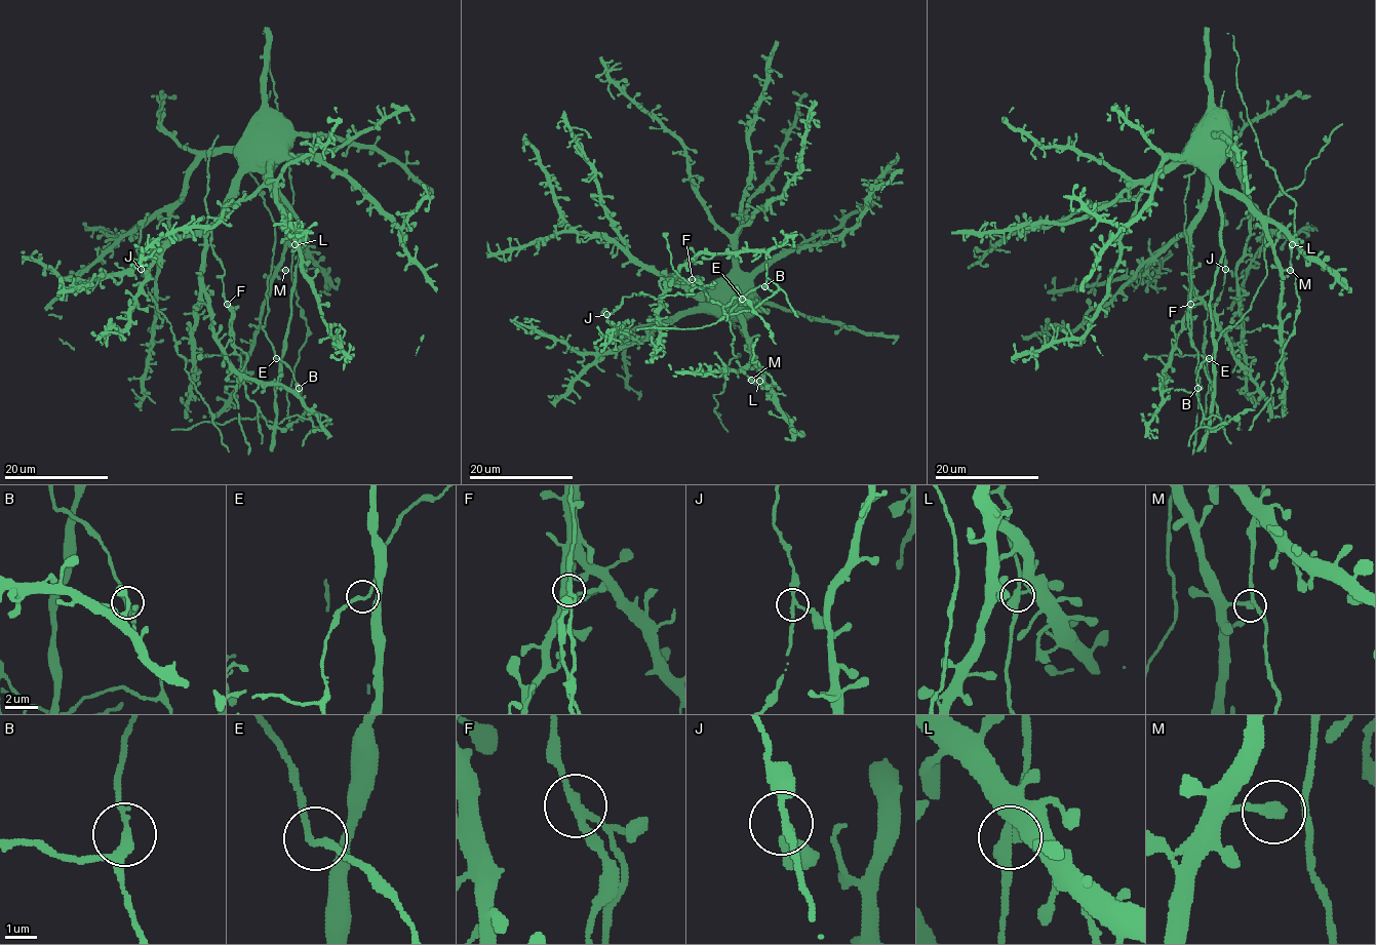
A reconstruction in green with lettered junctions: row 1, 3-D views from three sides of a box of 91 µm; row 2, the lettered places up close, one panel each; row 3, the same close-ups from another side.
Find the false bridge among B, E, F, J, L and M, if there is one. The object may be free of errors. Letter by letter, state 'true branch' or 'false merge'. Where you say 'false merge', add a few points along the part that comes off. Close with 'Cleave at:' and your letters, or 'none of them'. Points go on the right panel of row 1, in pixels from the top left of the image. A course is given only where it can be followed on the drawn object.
B: true branch
E: true branch
F: false merge | (1189, 303), (1189, 339), (1203, 358), (1217, 412), (1207, 427), (1218, 428), (1240, 412), (1255, 410)
J: true branch
L: true branch
M: true branch
Cleave at: F

